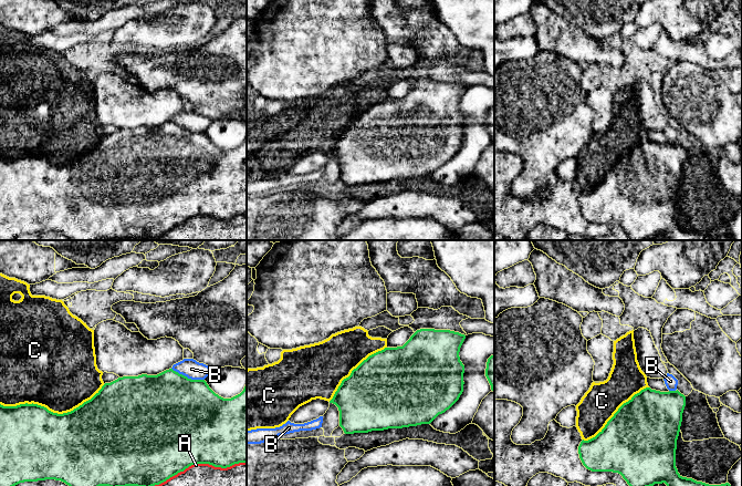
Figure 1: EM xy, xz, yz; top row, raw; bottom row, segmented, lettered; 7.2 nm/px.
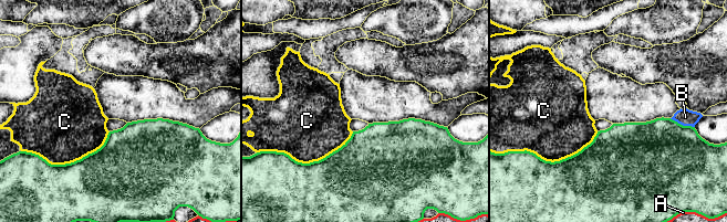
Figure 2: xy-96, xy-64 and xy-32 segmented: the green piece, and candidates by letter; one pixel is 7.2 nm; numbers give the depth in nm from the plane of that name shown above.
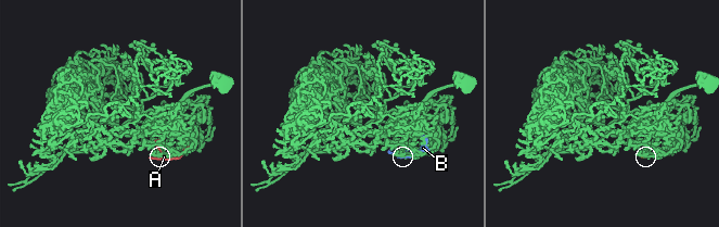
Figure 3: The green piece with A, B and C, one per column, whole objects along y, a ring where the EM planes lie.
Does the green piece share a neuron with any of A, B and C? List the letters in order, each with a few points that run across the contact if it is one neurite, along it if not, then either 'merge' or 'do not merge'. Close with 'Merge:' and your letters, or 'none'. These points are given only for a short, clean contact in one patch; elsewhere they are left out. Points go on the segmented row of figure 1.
A: do not merge
B: do not merge
C: do not merge
Merge: none

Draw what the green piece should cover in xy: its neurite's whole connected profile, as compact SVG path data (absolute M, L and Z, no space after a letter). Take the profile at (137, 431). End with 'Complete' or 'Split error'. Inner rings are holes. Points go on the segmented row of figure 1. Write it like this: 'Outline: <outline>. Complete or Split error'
Outline: M169 369L157 375L123 376L105 383L91 400L63 414L53 413L33 403L17 406L0 404L0 486L45 479L61 480L69 486L155 486L195 464L227 468L239 463L247 463L247 384L240 394L223 399L216 394L205 380L191 380Z. Complete

